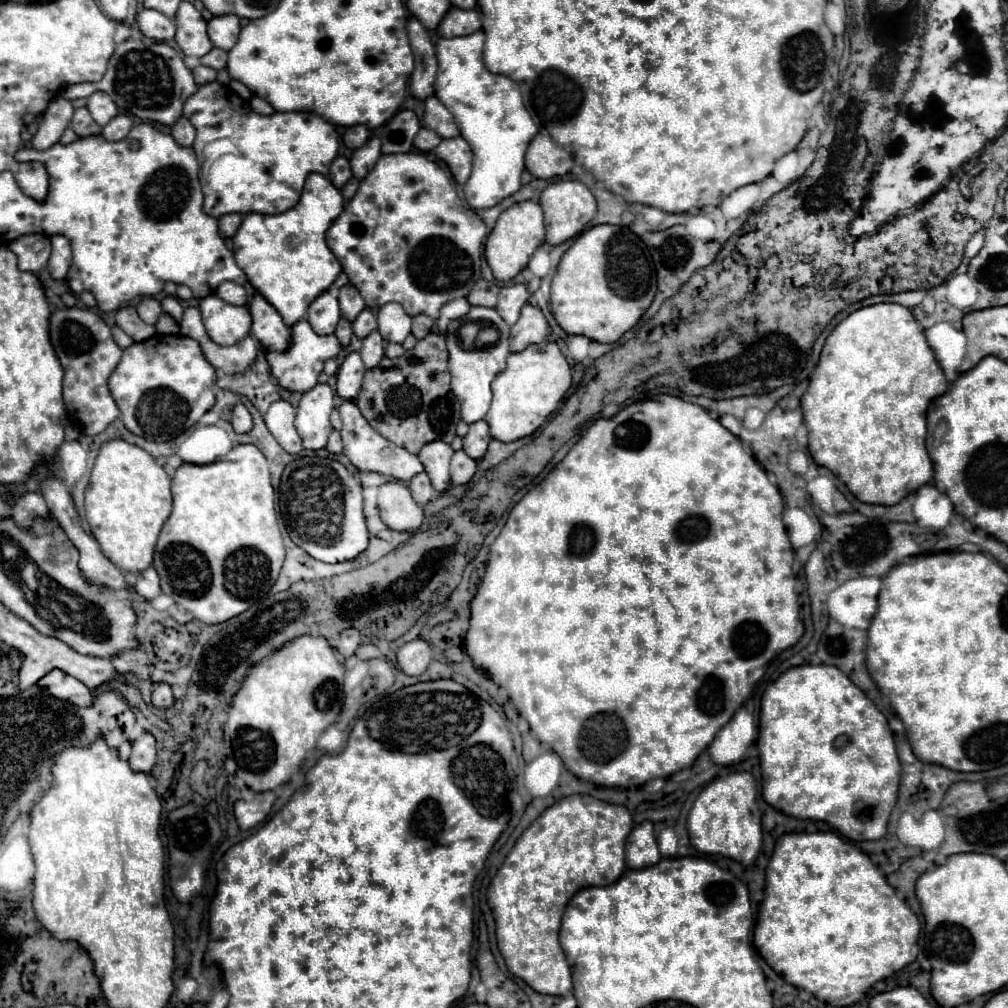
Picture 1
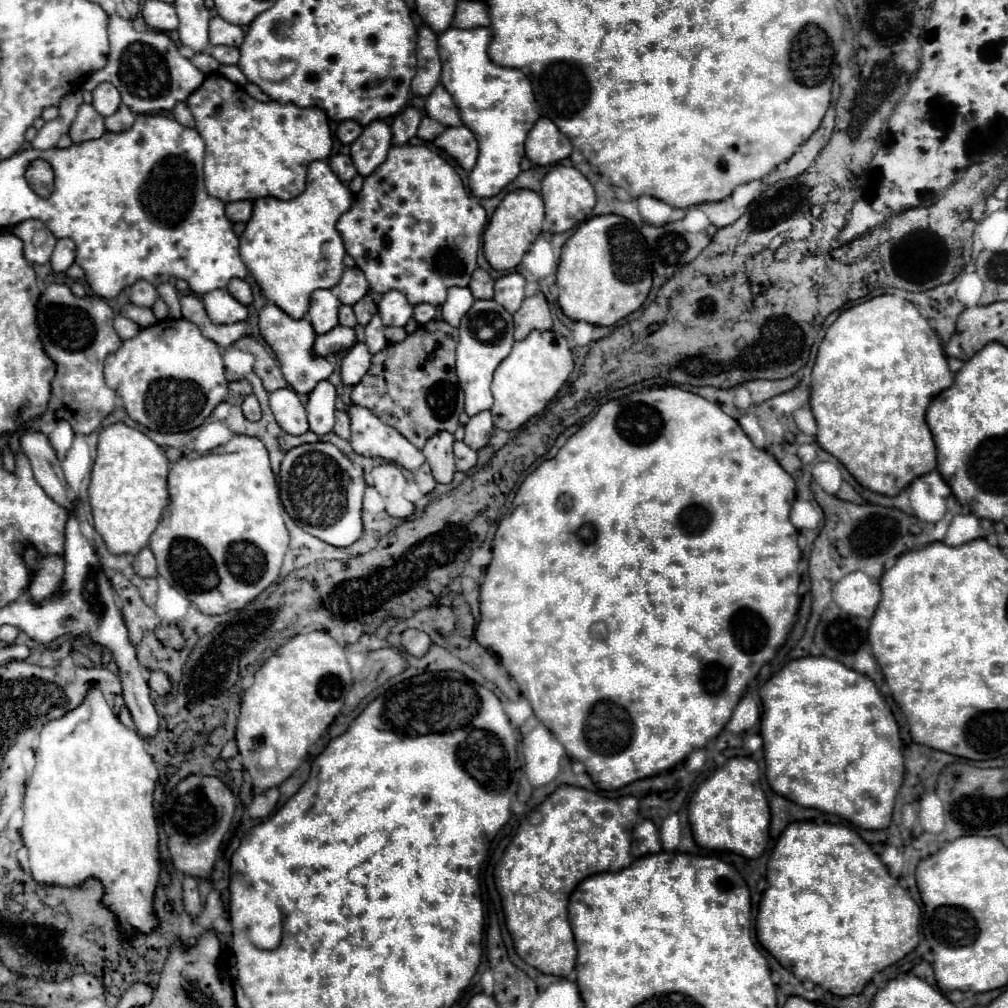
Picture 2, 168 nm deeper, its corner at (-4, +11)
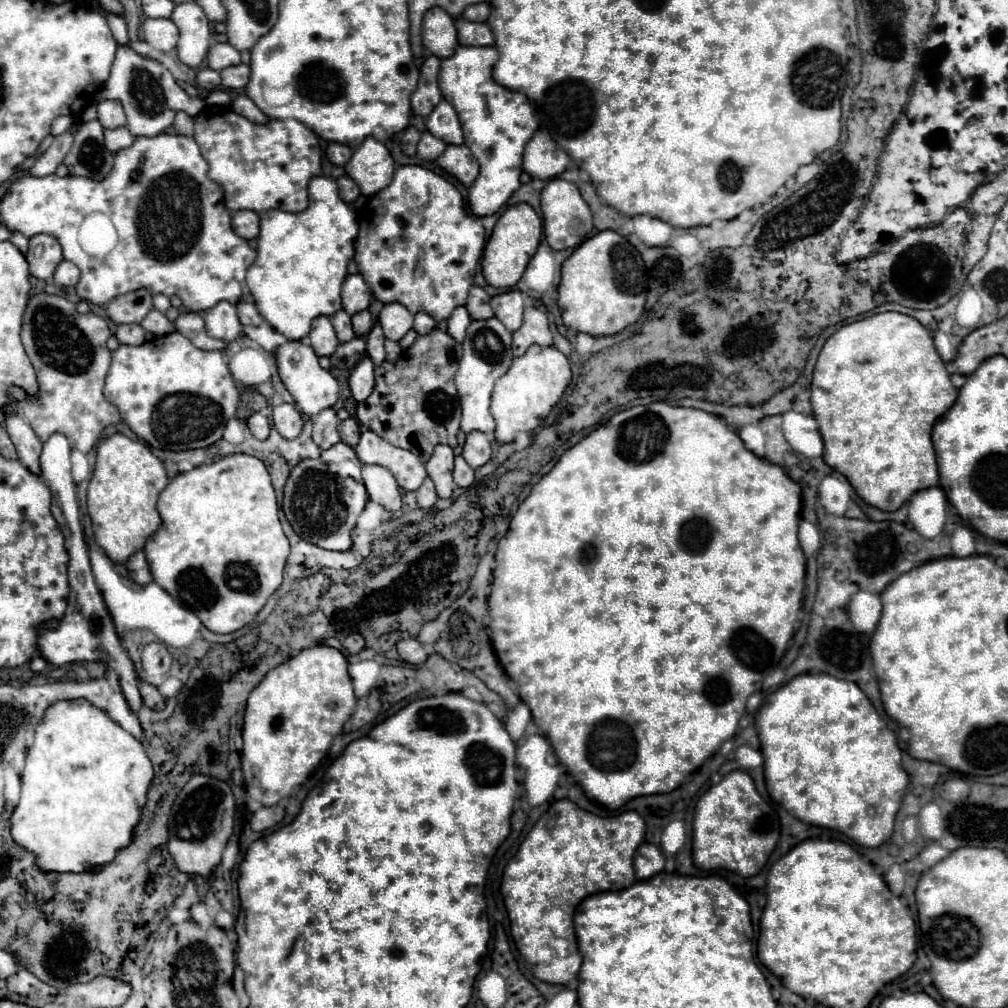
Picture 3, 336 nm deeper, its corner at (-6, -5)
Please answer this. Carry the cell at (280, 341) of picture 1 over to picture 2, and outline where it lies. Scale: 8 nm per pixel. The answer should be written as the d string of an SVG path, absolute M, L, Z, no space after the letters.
M270 304L270 306L264 306L260 312L260 334L270 344L270 348L274 350L286 382L298 394L312 392L318 382L326 380L332 374L332 364L324 356L316 354L312 348L314 340L316 340L316 332L314 332L312 324L308 322L308 318L294 320L286 312L282 312L278 306Z

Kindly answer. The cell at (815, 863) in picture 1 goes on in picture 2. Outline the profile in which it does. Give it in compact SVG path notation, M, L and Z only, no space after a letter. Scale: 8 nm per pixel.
M792 822L768 858L766 880L768 888L762 894L756 916L758 942L798 980L810 980L836 996L860 994L876 972L902 960L918 946L918 904L888 874L871 846L848 826Z

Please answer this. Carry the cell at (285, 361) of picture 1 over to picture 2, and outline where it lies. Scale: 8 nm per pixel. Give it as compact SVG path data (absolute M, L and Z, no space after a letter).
M336 326L330 332L316 336L316 344L314 350L320 356L328 356L328 354L336 354L336 352L344 352L348 348L352 348L352 344L356 342L356 334L354 328L344 328L344 326Z

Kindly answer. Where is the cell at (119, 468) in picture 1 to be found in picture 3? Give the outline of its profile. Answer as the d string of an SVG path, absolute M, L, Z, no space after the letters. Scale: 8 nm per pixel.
M114 434L100 442L96 468L88 484L88 514L92 518L96 544L112 562L124 564L158 530L162 520L156 502L166 484L164 464L142 442L130 440L124 434Z

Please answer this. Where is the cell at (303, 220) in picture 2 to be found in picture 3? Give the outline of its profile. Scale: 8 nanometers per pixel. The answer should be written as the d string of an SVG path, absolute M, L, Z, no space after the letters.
M314 176L308 186L310 206L300 214L288 214L282 210L270 210L260 214L258 234L258 258L246 274L246 284L256 300L258 312L270 322L274 330L288 340L302 340L310 332L310 324L316 316L332 316L342 308L340 286L346 278L346 266L354 258L352 240L358 234L356 212L338 196L336 182L326 176Z

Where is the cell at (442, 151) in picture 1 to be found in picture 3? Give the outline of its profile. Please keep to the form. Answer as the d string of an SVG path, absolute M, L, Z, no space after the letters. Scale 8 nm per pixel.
M466 144L448 146L446 152L436 160L448 174L456 176L464 186L472 186L478 178L478 160L472 156Z

